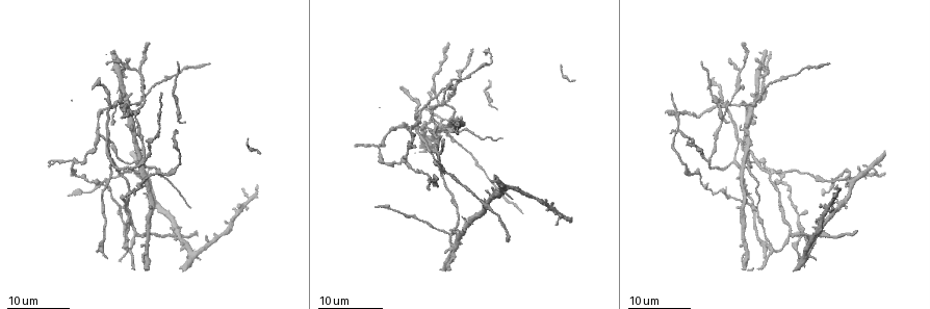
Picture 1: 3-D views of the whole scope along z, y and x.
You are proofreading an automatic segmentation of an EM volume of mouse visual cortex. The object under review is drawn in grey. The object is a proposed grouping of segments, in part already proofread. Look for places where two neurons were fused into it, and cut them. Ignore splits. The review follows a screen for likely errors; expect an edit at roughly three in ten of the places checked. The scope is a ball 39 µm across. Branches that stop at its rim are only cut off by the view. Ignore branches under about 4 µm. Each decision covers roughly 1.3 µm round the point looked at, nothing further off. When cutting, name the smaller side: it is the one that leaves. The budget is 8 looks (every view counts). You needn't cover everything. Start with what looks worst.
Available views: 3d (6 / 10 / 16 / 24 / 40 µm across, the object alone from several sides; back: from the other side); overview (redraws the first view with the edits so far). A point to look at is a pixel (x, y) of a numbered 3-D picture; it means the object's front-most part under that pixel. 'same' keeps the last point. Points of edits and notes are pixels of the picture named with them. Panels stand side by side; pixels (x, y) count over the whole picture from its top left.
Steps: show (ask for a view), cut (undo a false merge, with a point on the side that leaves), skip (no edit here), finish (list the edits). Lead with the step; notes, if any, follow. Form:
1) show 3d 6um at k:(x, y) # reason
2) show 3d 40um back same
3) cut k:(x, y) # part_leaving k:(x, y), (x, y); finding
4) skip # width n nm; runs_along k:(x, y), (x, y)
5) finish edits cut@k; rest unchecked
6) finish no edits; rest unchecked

show 3d 16um at 1:(141, 167)

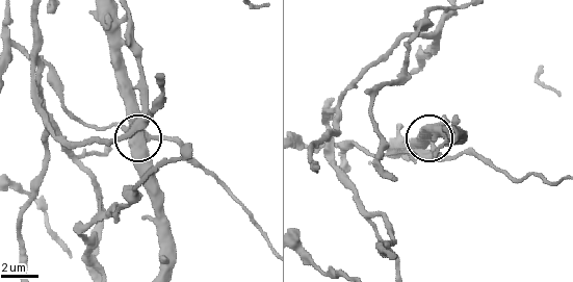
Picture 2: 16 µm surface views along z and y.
show 3d 6um at 2:(432, 145)

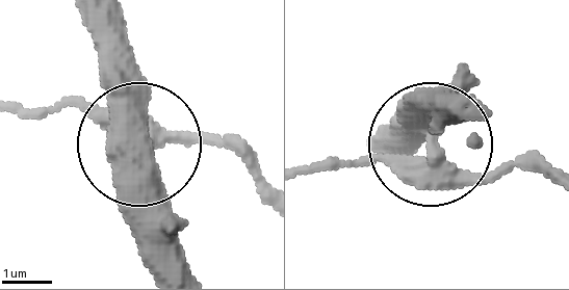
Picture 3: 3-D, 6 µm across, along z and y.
skip # one neuron here

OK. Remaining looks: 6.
show 3d 16um at 1:(179, 234) # three-way junction

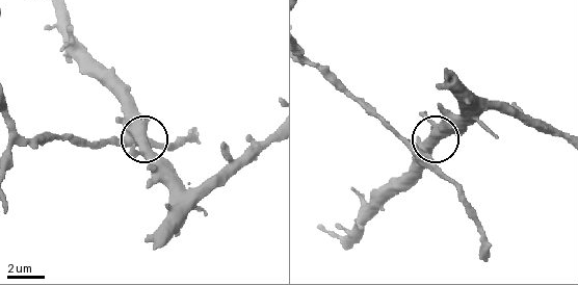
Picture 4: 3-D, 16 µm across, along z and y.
show 3d 6um at 4:(143, 133) # closer look

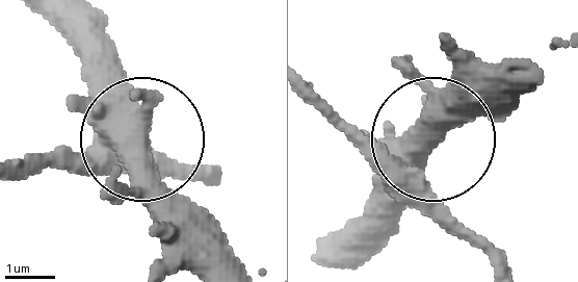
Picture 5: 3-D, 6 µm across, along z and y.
skip # arms 3; runs_along 5:(314, 93), (364, 134), (426, 143), (533, 93); all the same neuron

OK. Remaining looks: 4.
show 3d 24um at 1:(708, 160) # branch point

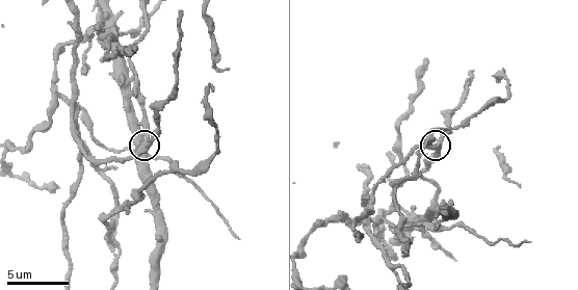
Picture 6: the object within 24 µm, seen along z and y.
show 3d 6um at 6:(439, 148)

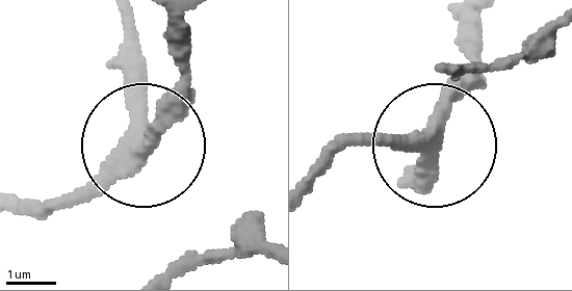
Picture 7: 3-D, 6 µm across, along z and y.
skip # side_arm 14 um; arms 3; all the same neuron

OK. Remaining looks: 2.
show 3d 16um at 6:(374, 194) # three-way junction

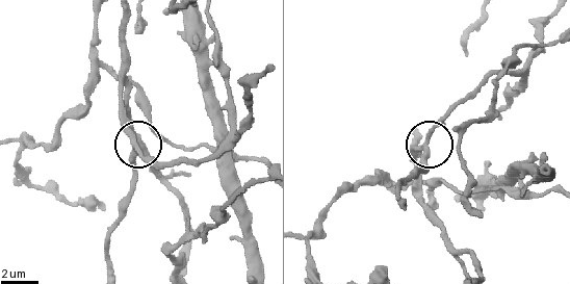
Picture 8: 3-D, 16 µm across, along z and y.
skip # side_arm 19 um; runs_along 8:(481, 273), (423, 200), (411, 158), (430, 147), (424, 171); continuous, no second neuron

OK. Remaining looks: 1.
finish no edits; rest unchecked

